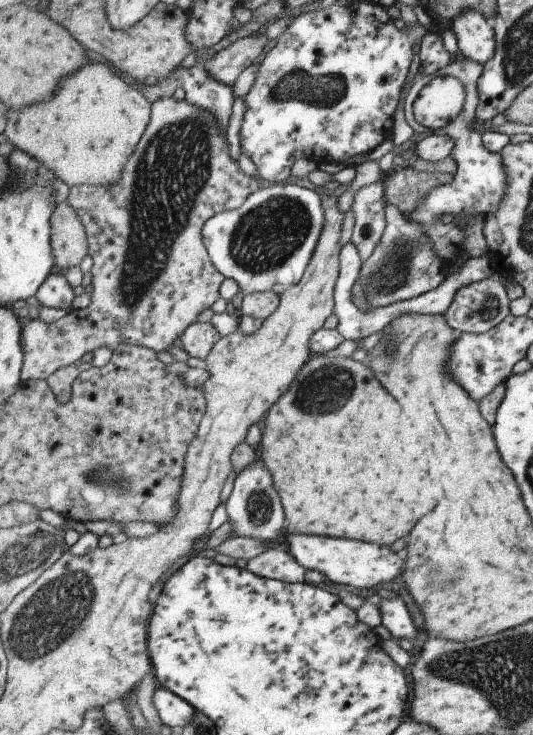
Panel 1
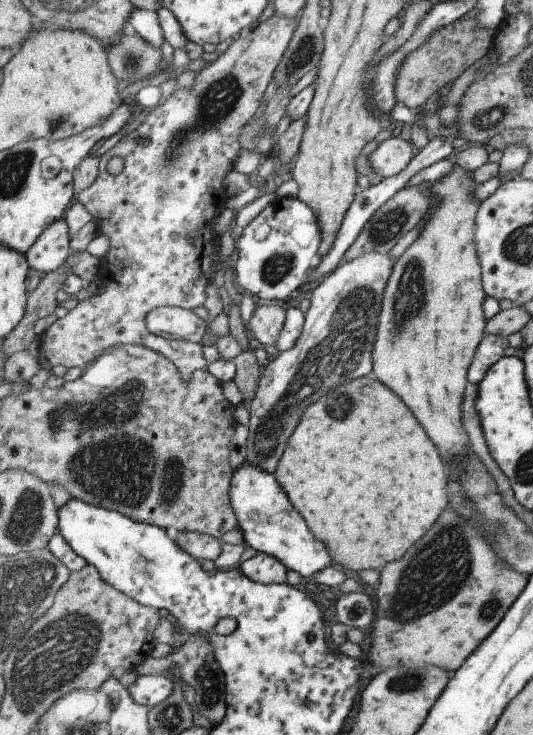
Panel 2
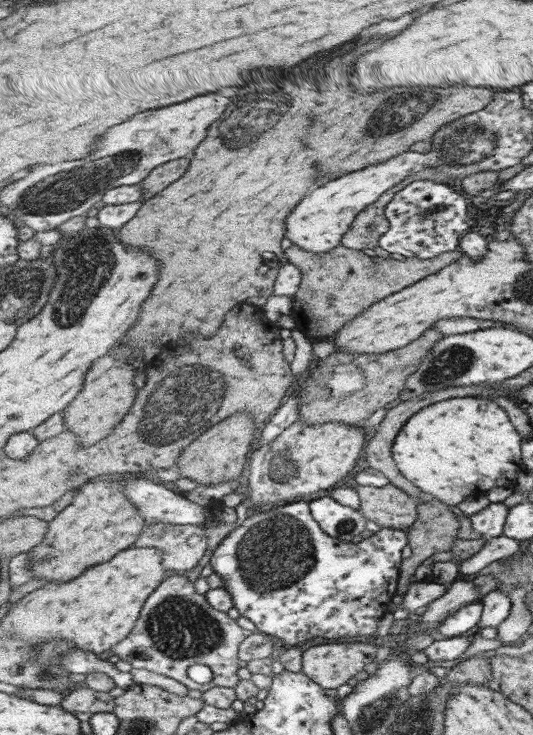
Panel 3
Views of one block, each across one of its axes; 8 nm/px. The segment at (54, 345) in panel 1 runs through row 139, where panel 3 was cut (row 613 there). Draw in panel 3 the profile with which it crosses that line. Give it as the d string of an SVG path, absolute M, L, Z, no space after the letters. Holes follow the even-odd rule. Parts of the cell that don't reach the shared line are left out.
M182 573L167 576L163 583L157 587L157 590L148 598L141 616L137 620L136 627L132 634L116 647L112 648L112 653L133 666L133 669L149 670L159 674L165 674L170 678L175 678L186 684L190 690L197 690L204 693L207 690L218 687L235 689L241 681L239 678L240 646L248 636L251 636L251 630L241 628L235 619L227 616L227 612L221 612L208 601L206 594L195 592L195 586L187 576ZM193 664L207 665L212 671L212 679L209 683L198 684L195 680L189 678L189 668Z

